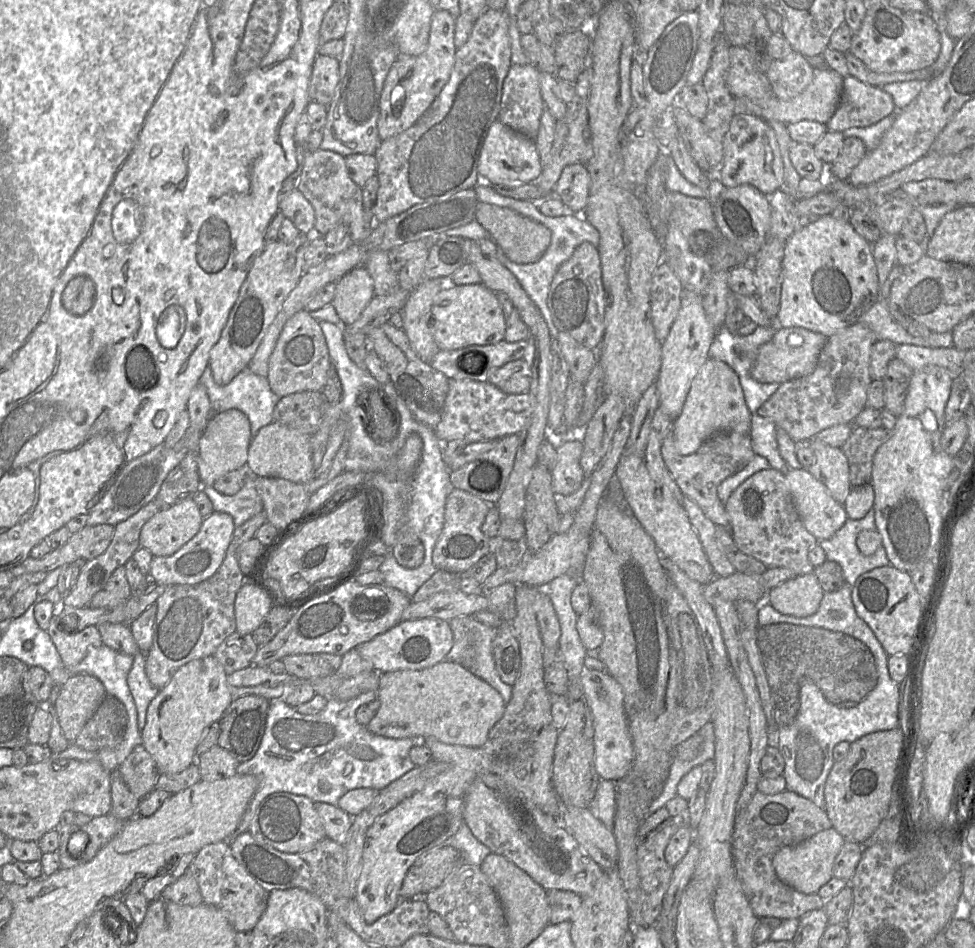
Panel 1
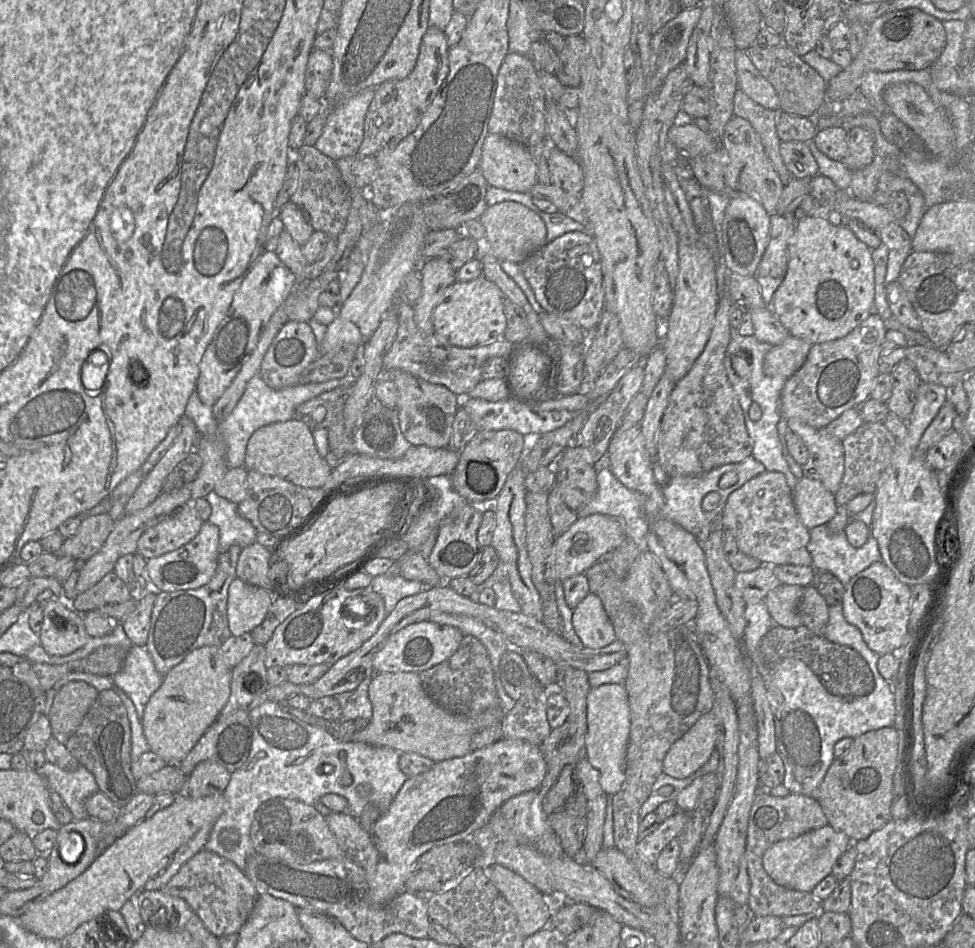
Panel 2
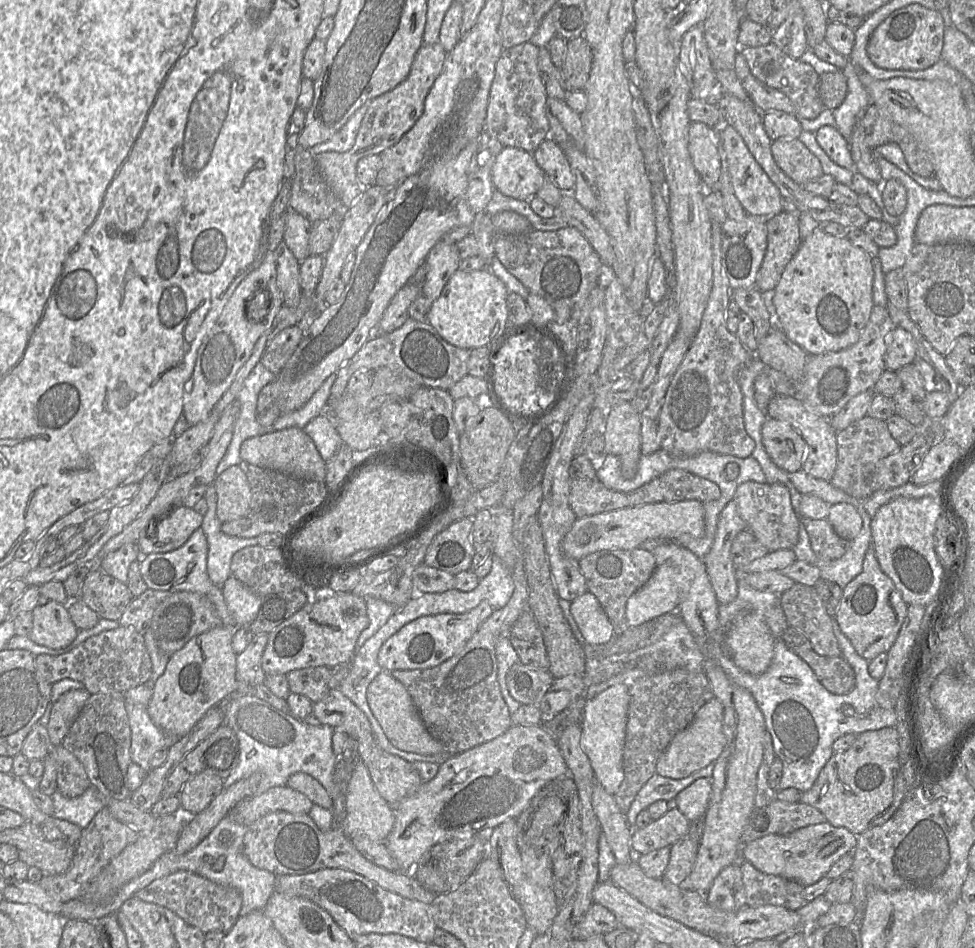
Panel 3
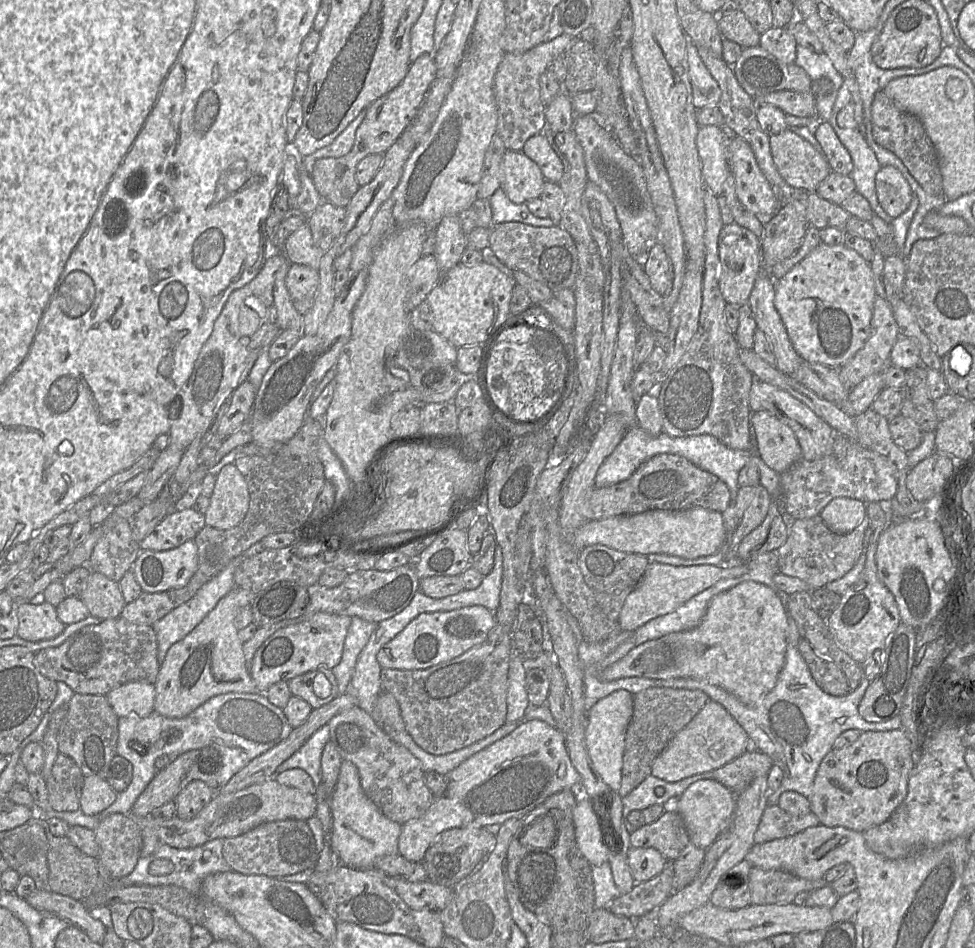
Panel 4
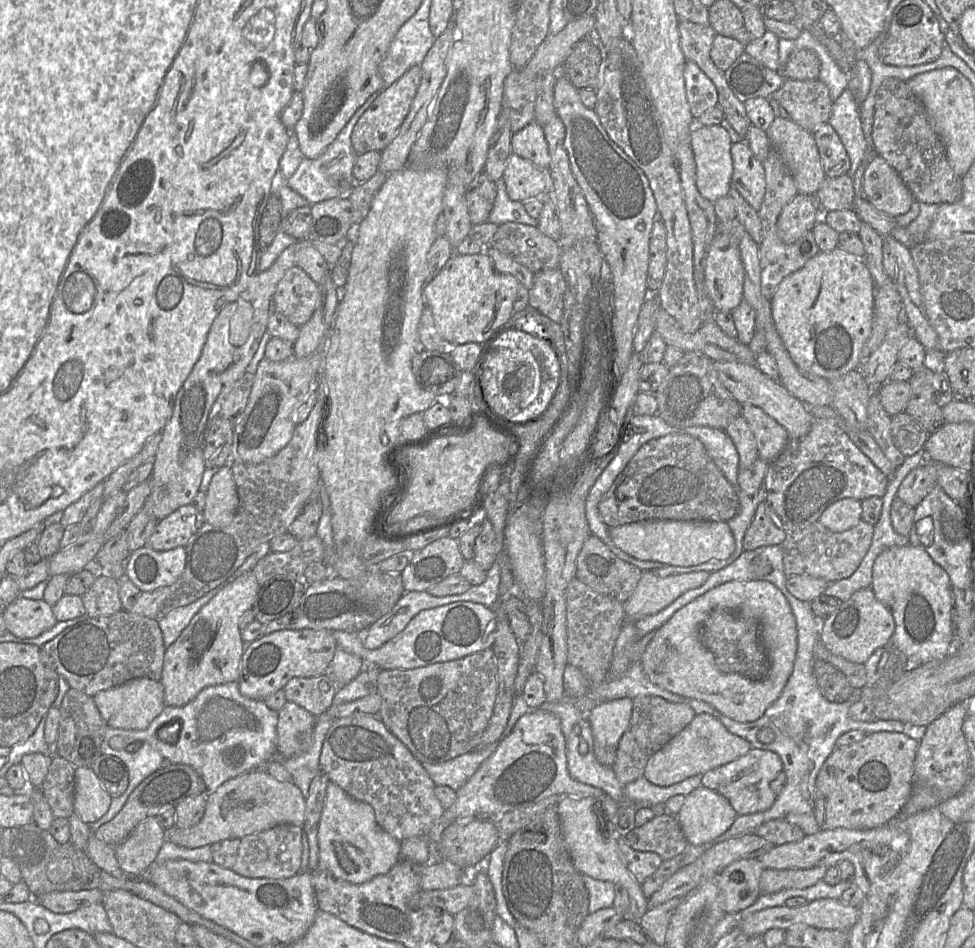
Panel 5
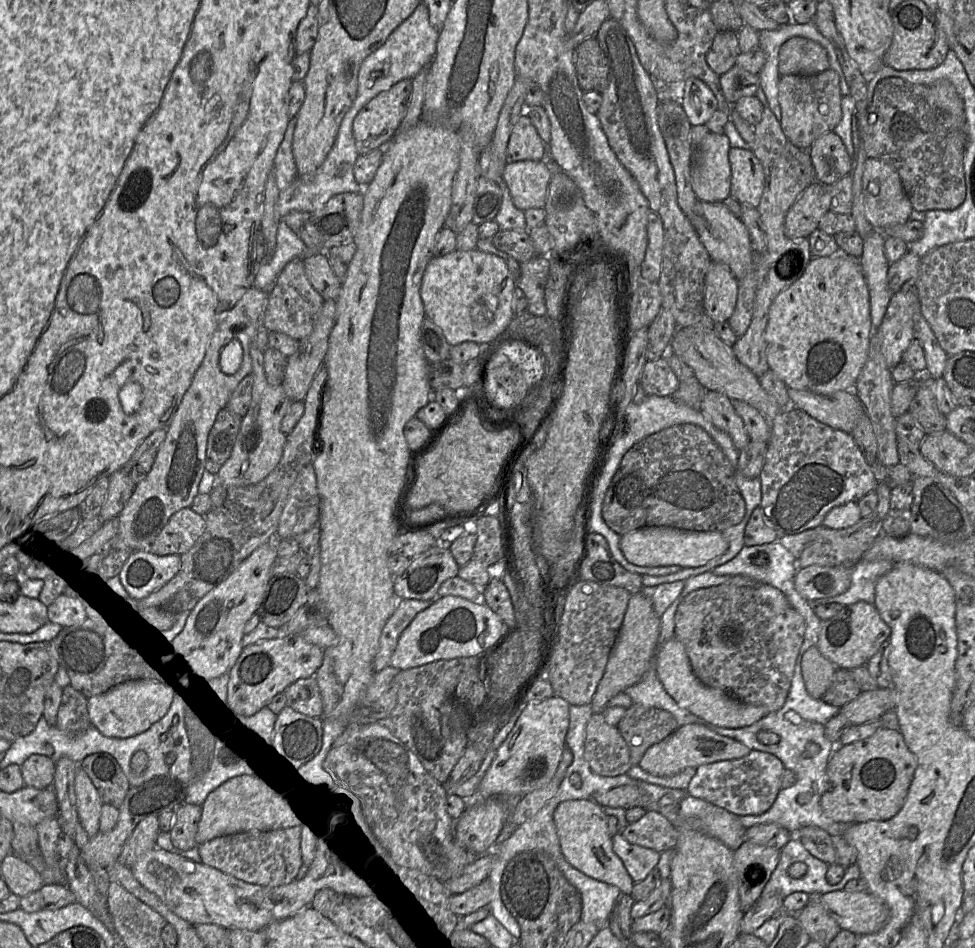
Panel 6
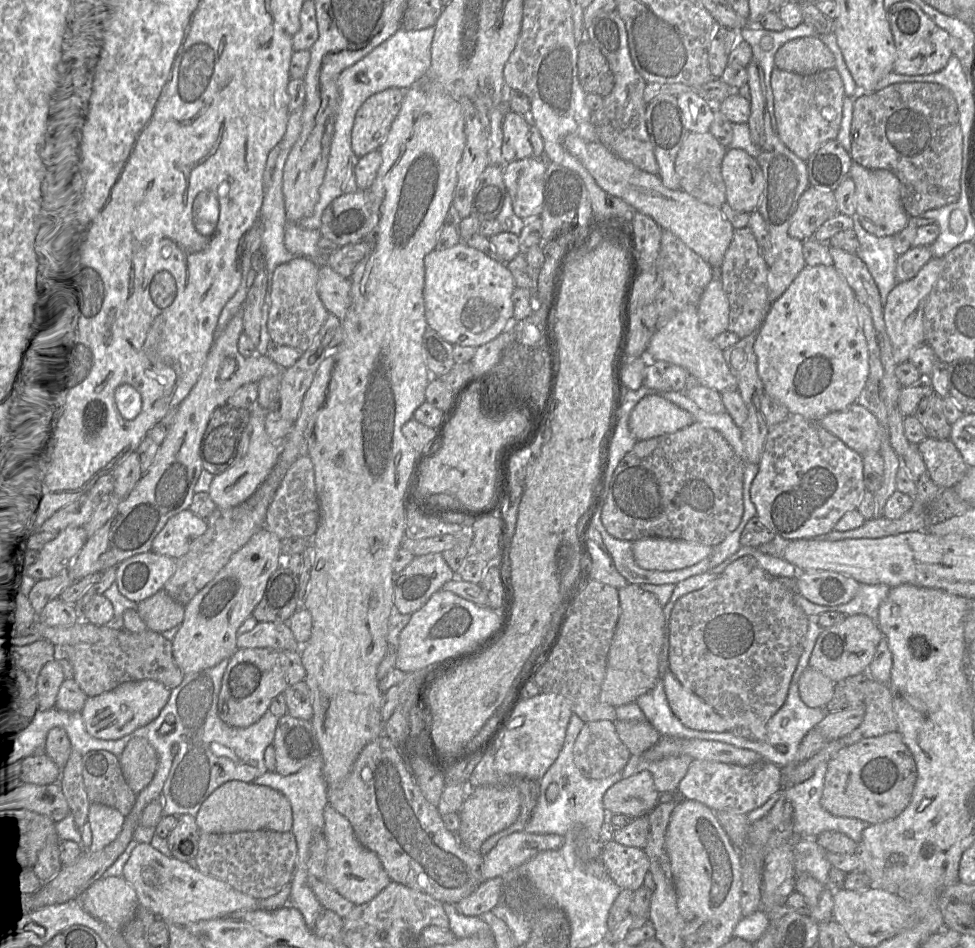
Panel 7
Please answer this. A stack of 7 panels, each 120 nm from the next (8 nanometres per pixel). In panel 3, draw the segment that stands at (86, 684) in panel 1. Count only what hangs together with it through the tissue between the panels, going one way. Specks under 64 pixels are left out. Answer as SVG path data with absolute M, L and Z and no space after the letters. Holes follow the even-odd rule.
M85 688L72 689L63 693L54 703L46 726L51 748L61 745L90 695Z

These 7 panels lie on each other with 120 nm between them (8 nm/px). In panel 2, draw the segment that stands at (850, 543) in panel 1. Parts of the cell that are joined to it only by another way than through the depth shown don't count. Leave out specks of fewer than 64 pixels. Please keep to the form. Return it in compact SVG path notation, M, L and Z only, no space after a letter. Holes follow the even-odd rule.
M875 499L863 511L849 517L849 523L853 520L863 521L869 529L869 536L865 544L859 548L853 547L847 540L845 530L832 533L828 525L820 525L809 530L810 541L806 549L812 556L812 567L815 570L828 571L834 574L844 586L858 573L868 568L875 561L883 561L879 550L878 541L871 531L873 511L876 506Z

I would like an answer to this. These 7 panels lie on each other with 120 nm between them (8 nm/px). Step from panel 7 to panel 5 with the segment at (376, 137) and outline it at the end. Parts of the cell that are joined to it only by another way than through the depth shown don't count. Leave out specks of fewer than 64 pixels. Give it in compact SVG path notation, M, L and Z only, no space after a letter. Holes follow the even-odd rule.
M421 66L411 67L401 78L387 88L383 88L371 106L355 125L351 141L357 155L370 151L382 152L395 138L402 123L409 113L410 106L422 80Z

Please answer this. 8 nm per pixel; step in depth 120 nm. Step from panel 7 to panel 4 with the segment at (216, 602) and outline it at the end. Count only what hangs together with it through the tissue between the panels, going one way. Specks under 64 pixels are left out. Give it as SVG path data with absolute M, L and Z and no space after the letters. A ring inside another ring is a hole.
M234 587L205 618L168 650L154 683L154 711L169 718L183 718L210 698L229 692L260 693L249 673L249 665L234 619L241 608L251 606L255 595Z

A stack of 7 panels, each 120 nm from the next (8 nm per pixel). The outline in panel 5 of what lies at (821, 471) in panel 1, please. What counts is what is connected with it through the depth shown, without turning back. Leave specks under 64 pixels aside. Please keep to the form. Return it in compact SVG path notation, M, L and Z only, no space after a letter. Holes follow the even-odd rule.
M713 361L713 364L721 383L740 404L746 403L761 408L787 430L791 440L800 439L809 432L813 415L779 380L763 374L756 364L726 361Z

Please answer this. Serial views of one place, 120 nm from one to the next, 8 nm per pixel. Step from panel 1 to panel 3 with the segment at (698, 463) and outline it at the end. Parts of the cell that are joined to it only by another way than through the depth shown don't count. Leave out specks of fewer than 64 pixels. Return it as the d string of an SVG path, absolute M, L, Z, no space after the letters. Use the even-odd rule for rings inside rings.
M711 220L711 223L713 284L706 308L703 312L700 327L667 389L664 403L657 419L658 435L661 449L672 455L692 456L699 452L711 451L746 458L752 455L755 442L747 434L744 427L743 395L738 383L738 376L743 370L742 368L746 359L756 355L756 351L749 351L737 335L727 328L726 312L731 300L731 288L728 278L723 271L721 261L721 233L723 223L716 220Z

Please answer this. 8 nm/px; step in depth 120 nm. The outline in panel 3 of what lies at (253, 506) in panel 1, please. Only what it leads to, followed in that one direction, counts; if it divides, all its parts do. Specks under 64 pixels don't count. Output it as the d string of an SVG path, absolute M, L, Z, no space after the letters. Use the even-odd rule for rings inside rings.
M214 483L207 487L203 497L208 504L201 525L208 544L207 573L212 583L222 586L231 575L234 554L245 547L259 545L258 539L228 536L221 531L222 522L216 515L217 494Z

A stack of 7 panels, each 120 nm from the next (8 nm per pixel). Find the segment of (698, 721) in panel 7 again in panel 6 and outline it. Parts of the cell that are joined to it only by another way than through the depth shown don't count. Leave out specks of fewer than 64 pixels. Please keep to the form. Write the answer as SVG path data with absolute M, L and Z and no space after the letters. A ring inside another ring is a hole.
M675 637L658 647L655 665L659 680L677 704L713 725L741 728L755 723L769 713L764 706L744 703L722 689L702 683L693 672L685 646Z

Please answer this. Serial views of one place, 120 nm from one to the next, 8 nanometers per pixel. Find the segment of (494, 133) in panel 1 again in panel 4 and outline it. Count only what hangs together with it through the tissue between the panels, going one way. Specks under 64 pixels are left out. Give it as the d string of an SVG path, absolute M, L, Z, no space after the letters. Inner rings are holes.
M507 150L501 164L501 187L514 203L540 197L546 180L539 166L523 151Z

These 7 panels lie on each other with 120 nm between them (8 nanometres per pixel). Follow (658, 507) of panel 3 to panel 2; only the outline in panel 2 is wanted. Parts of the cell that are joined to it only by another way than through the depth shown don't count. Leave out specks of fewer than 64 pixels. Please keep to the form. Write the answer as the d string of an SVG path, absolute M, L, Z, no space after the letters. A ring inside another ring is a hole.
M592 514L579 517L563 534L554 538L551 553L546 562L546 576L563 581L585 573L595 562L619 547L627 538L622 524L609 516Z

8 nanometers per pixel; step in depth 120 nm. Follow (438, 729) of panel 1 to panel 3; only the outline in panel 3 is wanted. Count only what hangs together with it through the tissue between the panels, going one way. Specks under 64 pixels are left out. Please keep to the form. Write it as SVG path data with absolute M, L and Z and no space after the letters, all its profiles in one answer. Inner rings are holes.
M381 671L369 684L367 702L385 735L396 748L422 755L447 753L444 745L427 730L404 685L394 678L391 671Z

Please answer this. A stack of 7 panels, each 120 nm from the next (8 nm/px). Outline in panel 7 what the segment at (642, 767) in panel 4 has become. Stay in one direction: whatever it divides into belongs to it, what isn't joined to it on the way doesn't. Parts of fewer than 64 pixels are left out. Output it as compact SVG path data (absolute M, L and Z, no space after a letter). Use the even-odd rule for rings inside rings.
M616 720L614 723L618 736L627 746L631 755L642 755L661 738L660 733L647 720Z

